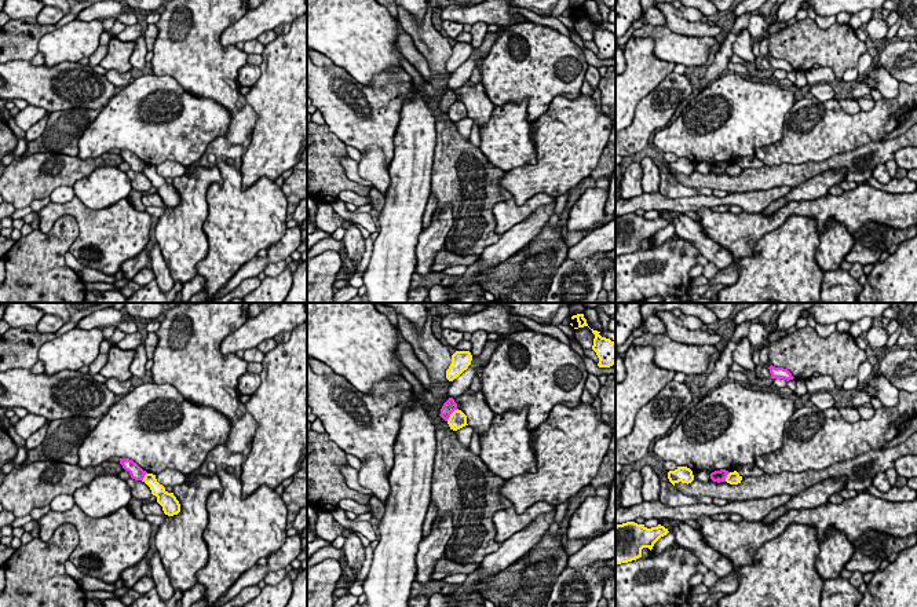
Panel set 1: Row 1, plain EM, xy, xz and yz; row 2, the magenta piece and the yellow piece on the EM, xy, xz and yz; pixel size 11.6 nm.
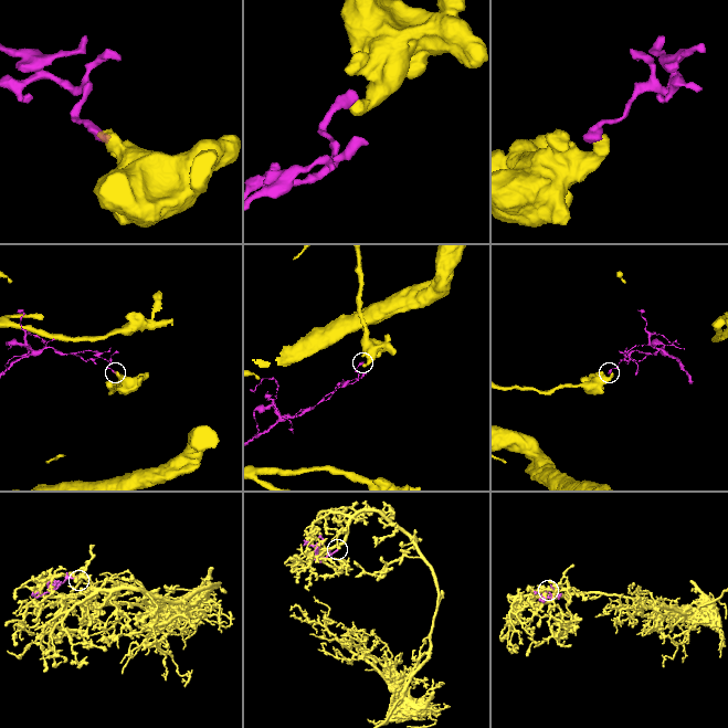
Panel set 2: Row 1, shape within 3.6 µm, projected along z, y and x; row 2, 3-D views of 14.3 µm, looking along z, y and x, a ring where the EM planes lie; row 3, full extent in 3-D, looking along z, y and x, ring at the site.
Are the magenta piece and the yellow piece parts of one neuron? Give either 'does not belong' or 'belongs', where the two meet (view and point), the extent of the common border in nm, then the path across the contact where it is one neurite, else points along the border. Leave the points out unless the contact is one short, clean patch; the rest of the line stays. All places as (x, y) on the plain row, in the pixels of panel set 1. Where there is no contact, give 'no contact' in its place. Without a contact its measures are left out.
does not belong | xz (450, 105) | 200 nm | along xz (457, 101), (446, 112)

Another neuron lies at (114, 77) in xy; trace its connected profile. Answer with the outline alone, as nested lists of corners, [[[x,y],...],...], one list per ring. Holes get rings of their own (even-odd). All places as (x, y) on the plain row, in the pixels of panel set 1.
[[[107,70],[105,76],[116,87],[127,87],[129,84],[131,77],[132,77],[131,72],[118,73],[116,70]]]

